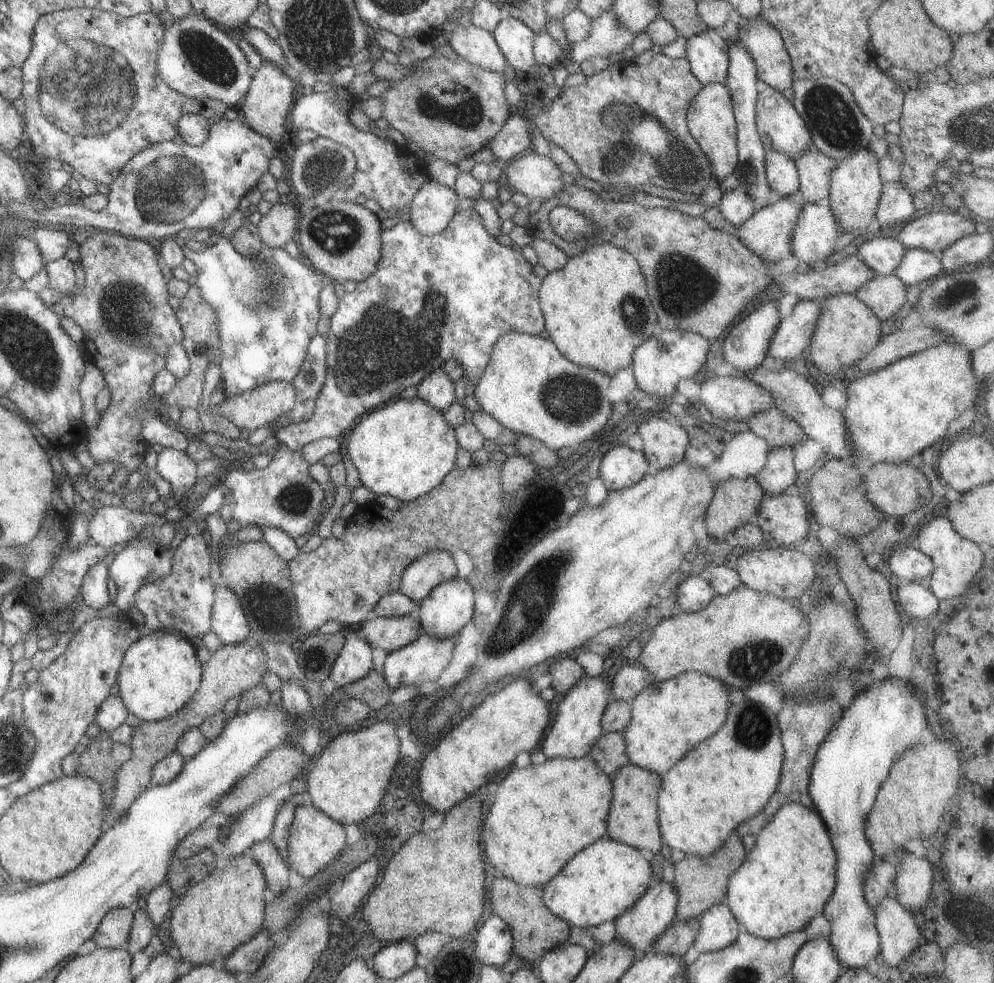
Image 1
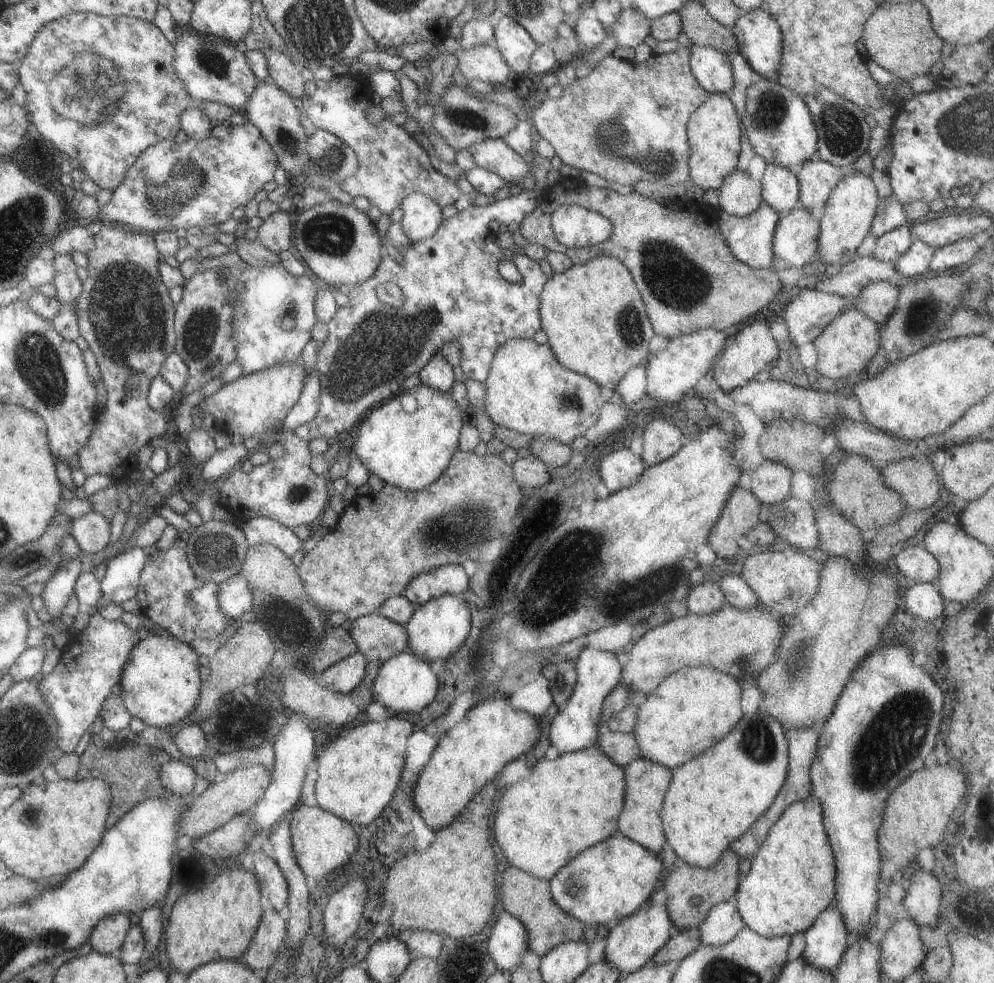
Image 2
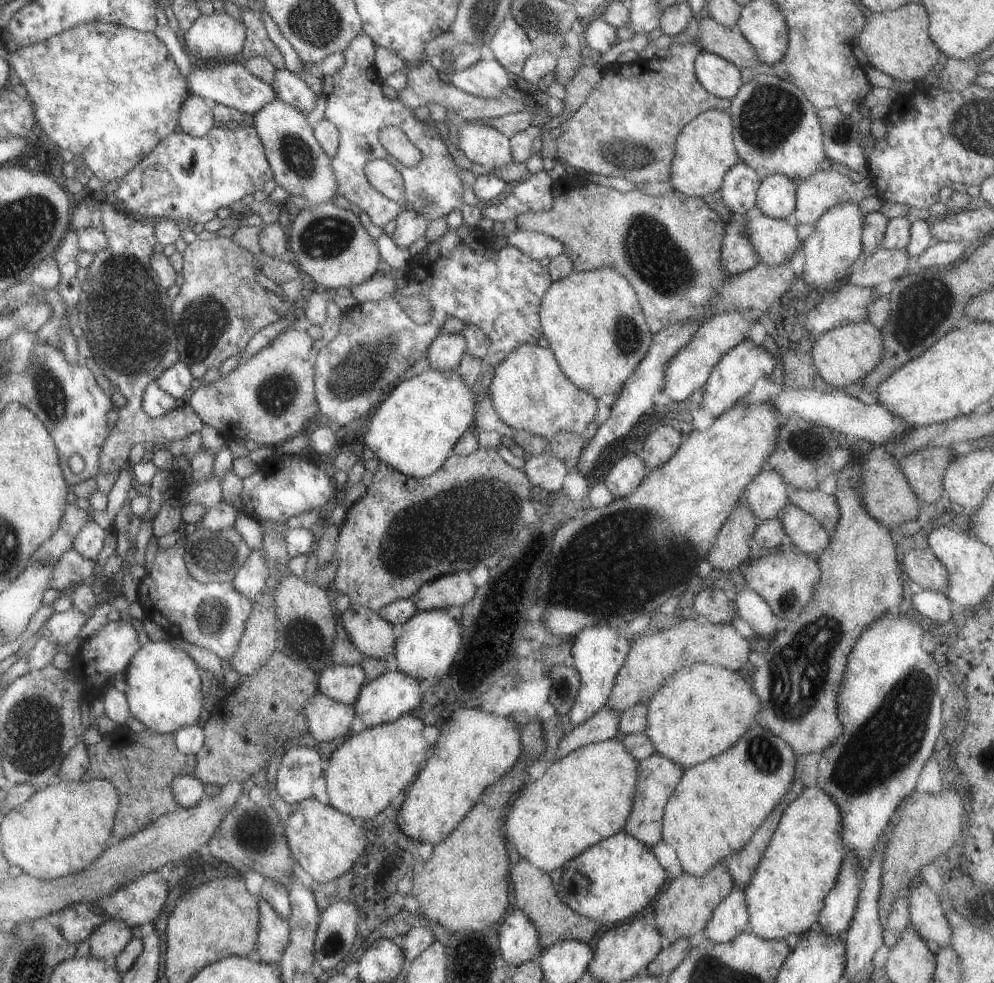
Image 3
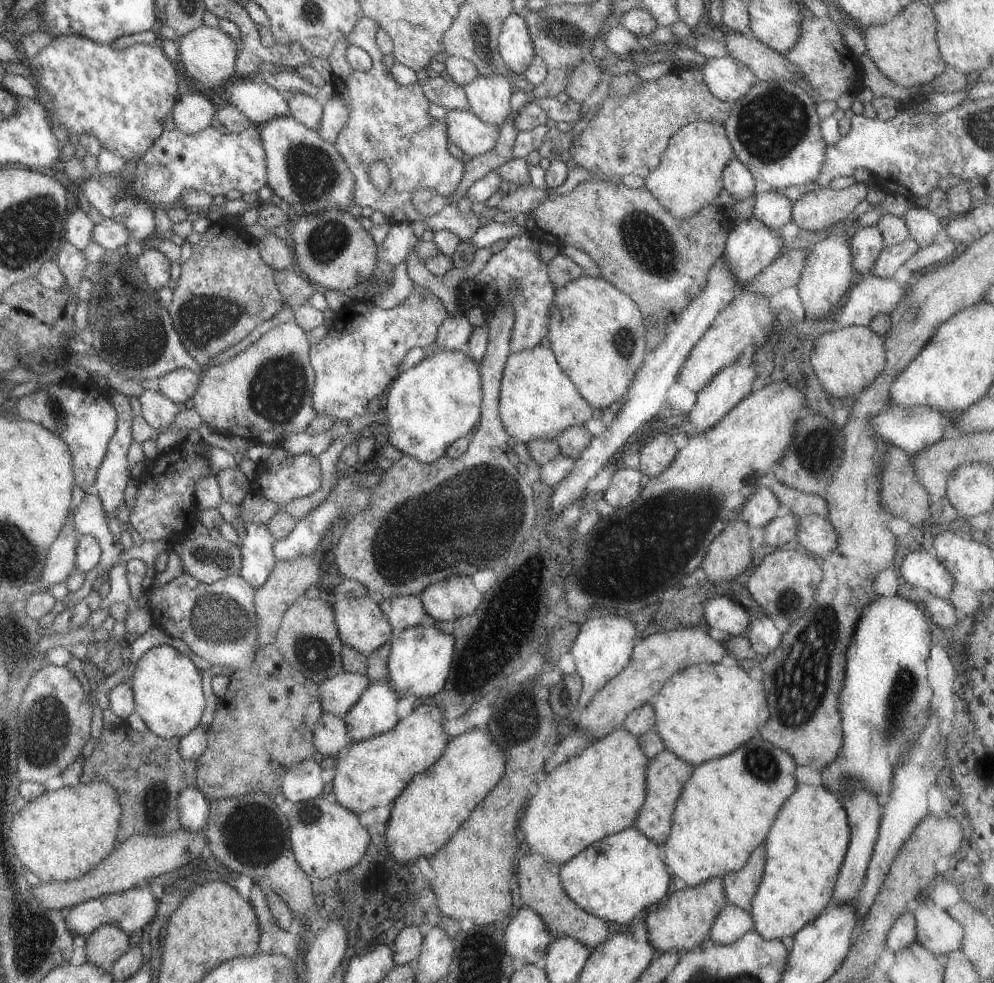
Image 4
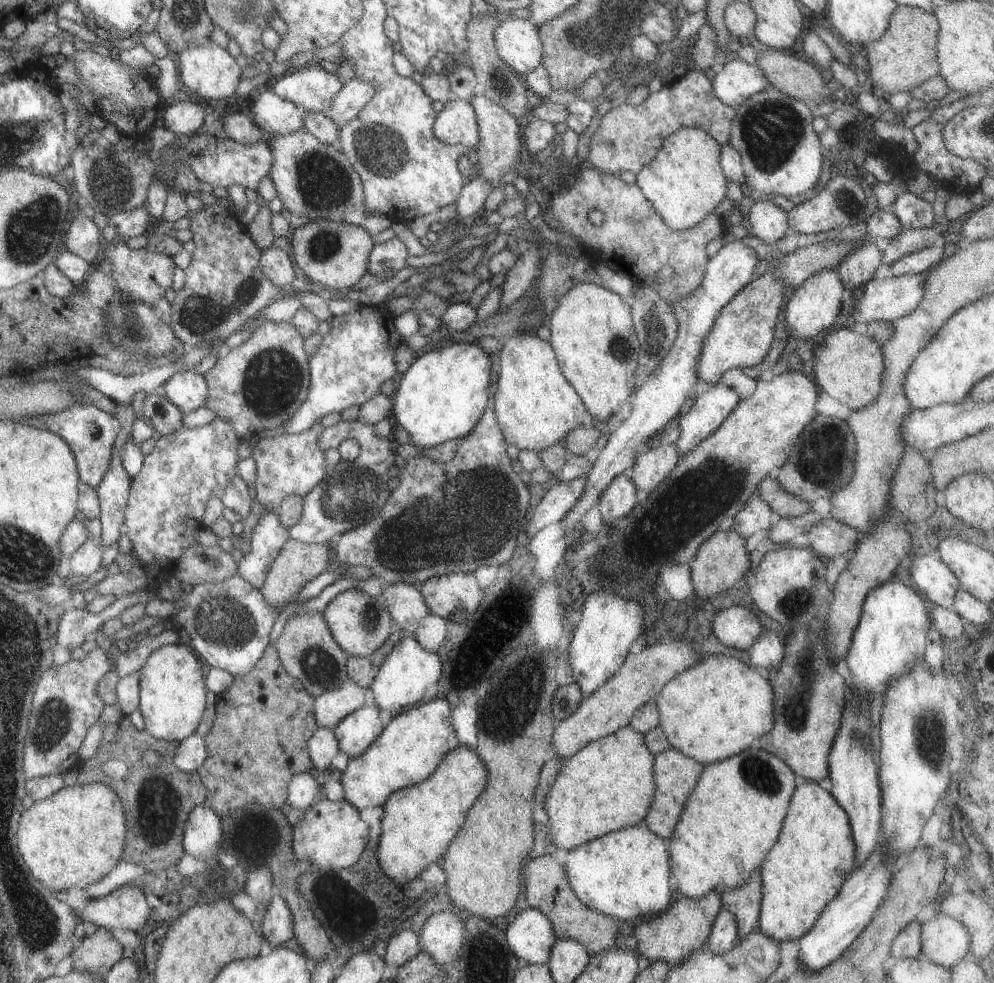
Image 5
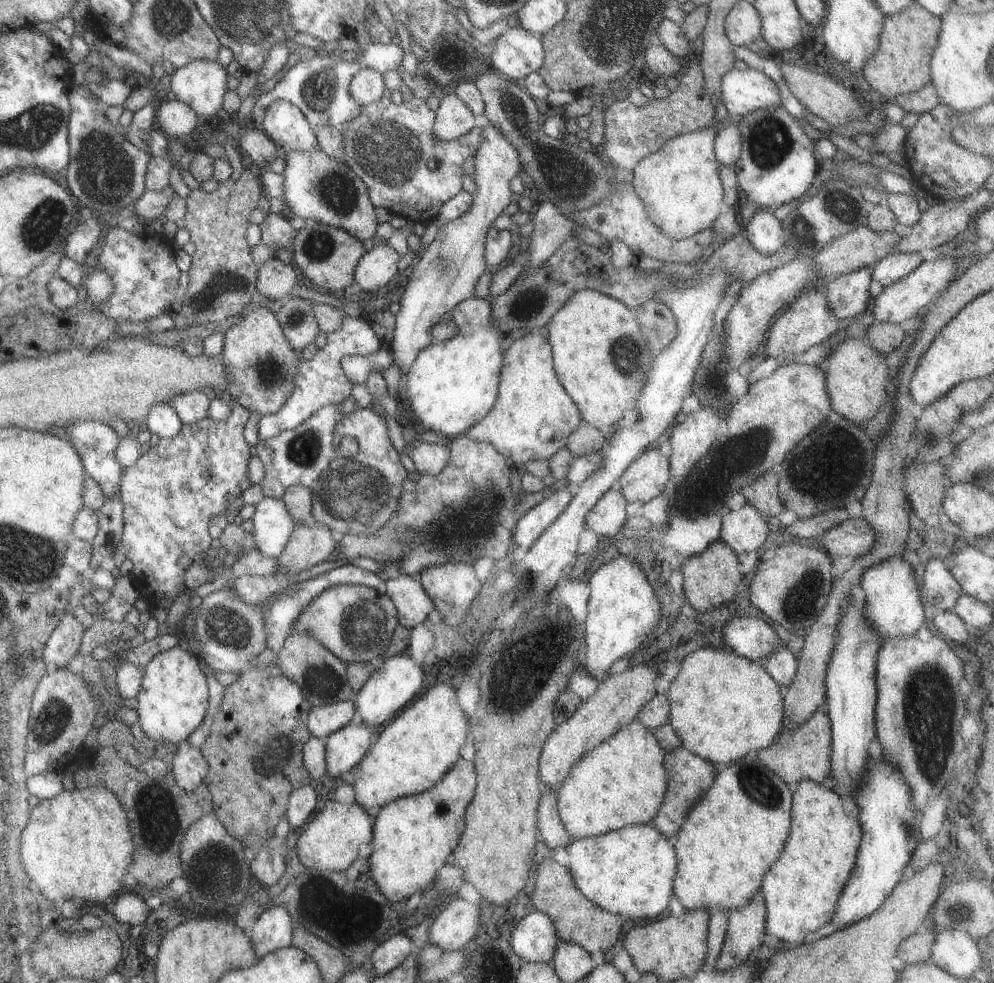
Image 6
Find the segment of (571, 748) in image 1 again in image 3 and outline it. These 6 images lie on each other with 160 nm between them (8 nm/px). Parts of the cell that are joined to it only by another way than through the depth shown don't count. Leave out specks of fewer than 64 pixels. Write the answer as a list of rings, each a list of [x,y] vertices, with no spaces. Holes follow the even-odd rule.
[[[597,624],[597,626],[582,628],[574,636],[570,655],[573,657],[574,669],[580,676],[580,685],[567,713],[569,724],[566,729],[581,724],[604,706],[609,696],[609,691],[613,686],[615,675],[621,668],[628,650],[629,642],[618,635],[616,628],[611,628],[607,624]]]

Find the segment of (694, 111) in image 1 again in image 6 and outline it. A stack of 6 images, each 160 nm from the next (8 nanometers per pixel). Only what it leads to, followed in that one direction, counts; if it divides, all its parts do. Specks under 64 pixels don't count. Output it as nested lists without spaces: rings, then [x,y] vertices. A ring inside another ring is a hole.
[[[712,123],[707,128],[679,134],[667,140],[649,156],[639,160],[632,169],[630,184],[635,194],[639,196],[641,204],[645,206],[645,216],[648,216],[651,224],[655,224],[661,232],[665,232],[670,238],[680,240],[710,228],[724,207],[723,190],[718,176],[720,165],[715,161],[713,153],[715,134],[720,128],[715,127]]]

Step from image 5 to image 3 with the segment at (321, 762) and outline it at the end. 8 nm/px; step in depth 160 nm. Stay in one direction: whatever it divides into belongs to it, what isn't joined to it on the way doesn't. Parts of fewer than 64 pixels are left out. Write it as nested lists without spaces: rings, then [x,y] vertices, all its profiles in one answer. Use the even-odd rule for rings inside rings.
[[[316,692],[307,699],[303,709],[307,730],[318,743],[345,738],[355,716],[354,706],[331,700]]]

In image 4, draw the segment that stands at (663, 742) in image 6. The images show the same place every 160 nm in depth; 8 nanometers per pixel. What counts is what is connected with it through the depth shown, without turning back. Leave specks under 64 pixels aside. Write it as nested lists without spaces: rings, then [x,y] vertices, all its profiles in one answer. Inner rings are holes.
[[[654,726],[638,736],[637,742],[648,763],[644,772],[645,798],[632,826],[658,845],[667,838],[677,797],[694,766],[665,750]]]

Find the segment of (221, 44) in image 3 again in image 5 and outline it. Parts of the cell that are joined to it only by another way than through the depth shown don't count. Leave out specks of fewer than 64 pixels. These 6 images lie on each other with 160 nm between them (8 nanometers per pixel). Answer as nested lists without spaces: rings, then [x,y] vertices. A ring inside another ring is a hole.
[[[212,41],[201,44],[187,44],[181,52],[175,54],[179,60],[179,84],[189,93],[197,94],[205,100],[222,100],[234,95],[234,91],[241,80],[240,66],[237,65],[226,48]]]

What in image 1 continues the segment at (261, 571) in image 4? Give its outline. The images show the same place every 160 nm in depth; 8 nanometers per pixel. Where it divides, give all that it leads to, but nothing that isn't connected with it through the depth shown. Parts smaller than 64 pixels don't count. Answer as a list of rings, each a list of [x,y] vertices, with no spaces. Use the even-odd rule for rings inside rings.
[[[221,583],[214,588],[210,632],[213,632],[221,645],[244,641],[251,634],[237,596]]]

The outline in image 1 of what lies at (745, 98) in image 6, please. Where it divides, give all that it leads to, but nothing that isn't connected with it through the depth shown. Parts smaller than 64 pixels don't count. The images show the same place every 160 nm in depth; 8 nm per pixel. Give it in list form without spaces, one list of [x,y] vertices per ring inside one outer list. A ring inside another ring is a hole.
[[[707,29],[685,39],[685,58],[691,74],[702,84],[723,83],[728,67],[728,44]]]

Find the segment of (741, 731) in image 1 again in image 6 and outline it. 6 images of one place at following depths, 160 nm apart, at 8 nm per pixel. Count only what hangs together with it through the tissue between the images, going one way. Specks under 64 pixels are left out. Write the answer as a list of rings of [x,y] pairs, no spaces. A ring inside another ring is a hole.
[[[749,753],[717,771],[707,791],[689,809],[681,827],[671,839],[677,862],[672,894],[677,896],[683,909],[717,911],[743,908],[760,890],[763,874],[783,848],[790,826],[791,802],[792,787],[771,772],[771,768],[760,764],[755,753]]]

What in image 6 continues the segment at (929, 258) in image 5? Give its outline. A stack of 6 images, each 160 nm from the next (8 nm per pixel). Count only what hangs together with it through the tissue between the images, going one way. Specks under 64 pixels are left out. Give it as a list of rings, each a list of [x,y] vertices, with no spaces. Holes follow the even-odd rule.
[[[890,253],[875,263],[871,271],[871,280],[875,280],[883,286],[889,286],[903,276],[912,272],[923,258],[918,253]]]

